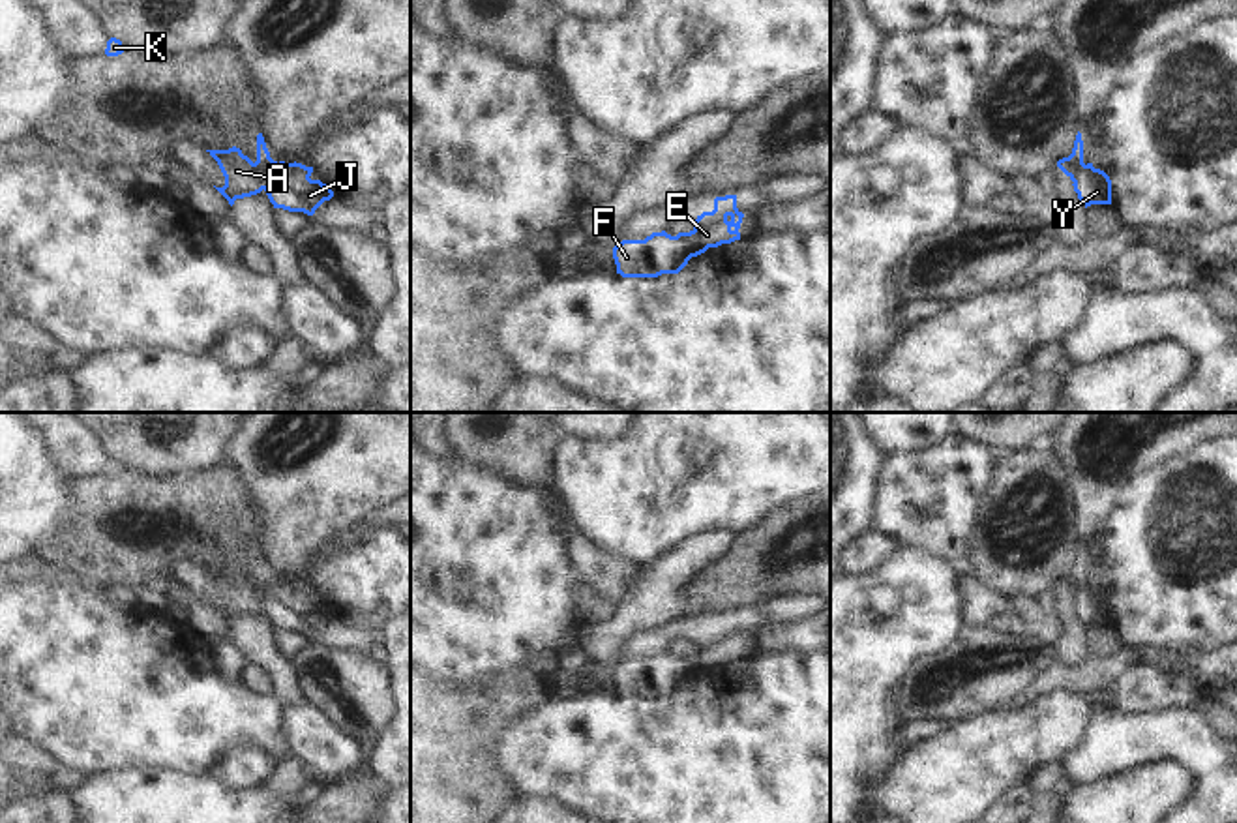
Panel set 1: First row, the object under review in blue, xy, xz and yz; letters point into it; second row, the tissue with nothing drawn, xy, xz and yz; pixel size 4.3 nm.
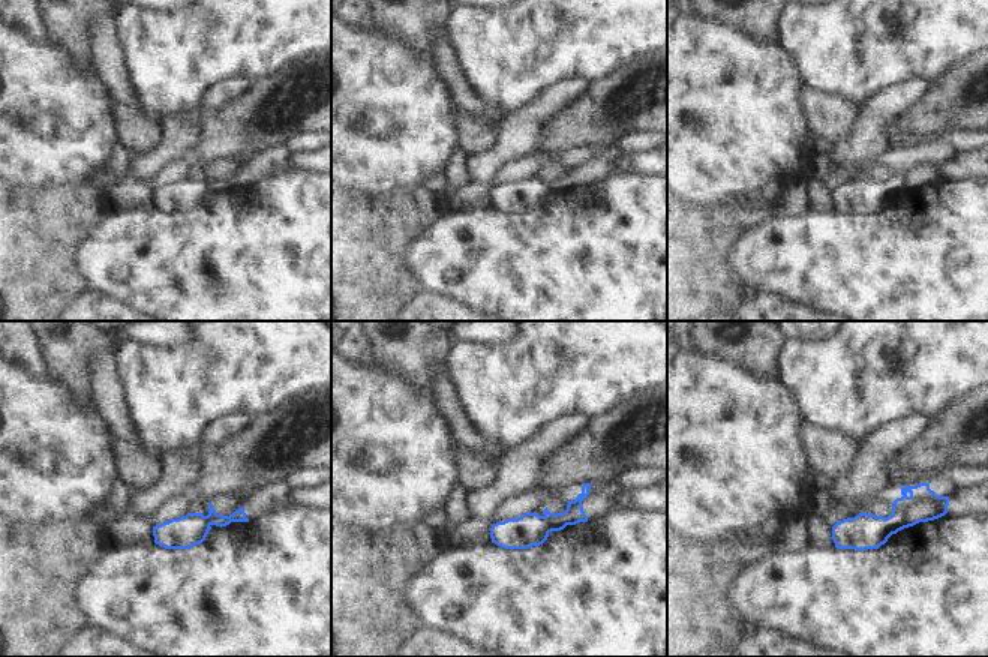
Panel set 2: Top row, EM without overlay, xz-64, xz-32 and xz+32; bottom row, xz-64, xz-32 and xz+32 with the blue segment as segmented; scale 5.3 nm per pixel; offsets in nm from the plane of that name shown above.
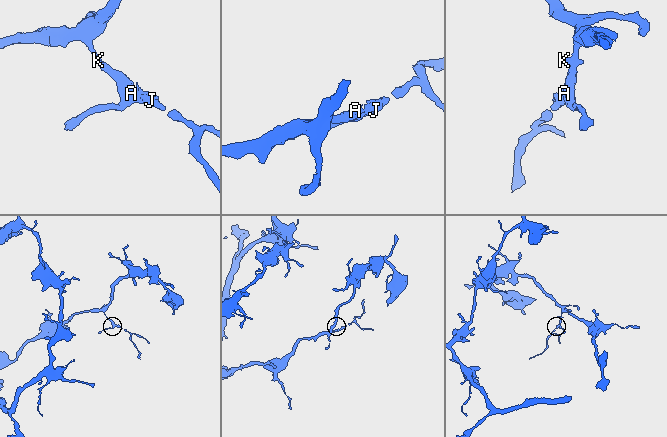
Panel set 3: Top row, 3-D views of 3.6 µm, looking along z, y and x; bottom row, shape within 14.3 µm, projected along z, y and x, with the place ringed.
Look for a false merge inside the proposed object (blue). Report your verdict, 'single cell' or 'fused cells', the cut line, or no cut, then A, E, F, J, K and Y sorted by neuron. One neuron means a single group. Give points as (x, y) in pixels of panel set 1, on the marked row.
single cell | no cut | A E F J K Y

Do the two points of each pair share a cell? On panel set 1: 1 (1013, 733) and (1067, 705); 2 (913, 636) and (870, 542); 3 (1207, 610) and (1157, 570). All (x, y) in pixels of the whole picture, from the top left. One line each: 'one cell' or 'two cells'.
1: one cell
2: two cells
3: one cell

